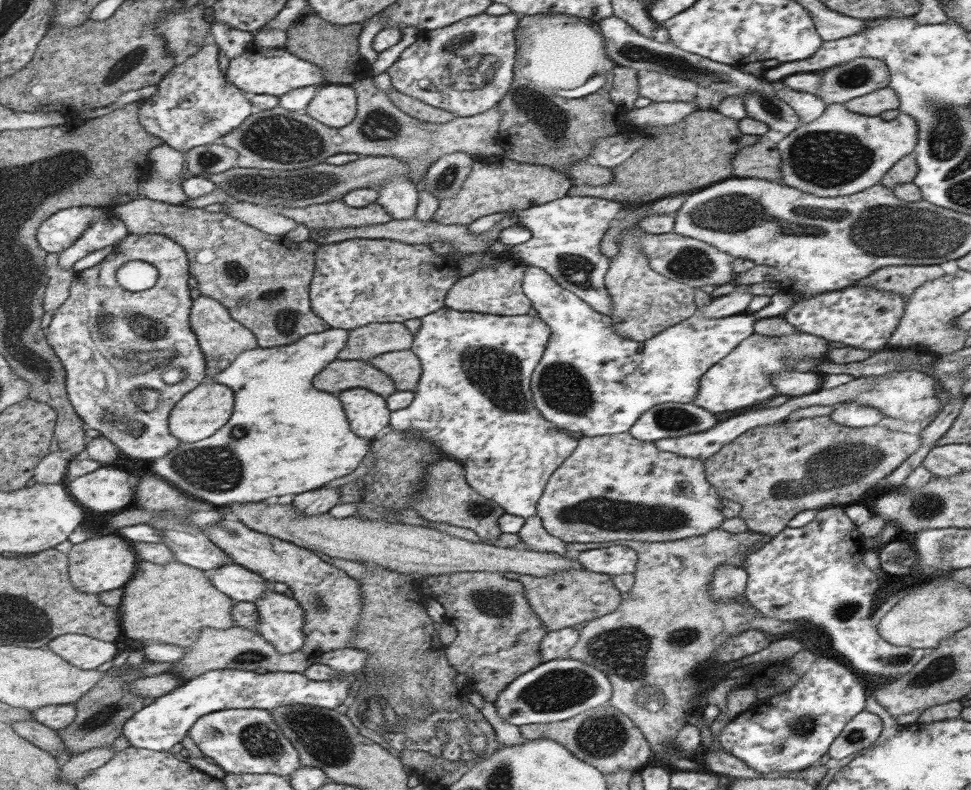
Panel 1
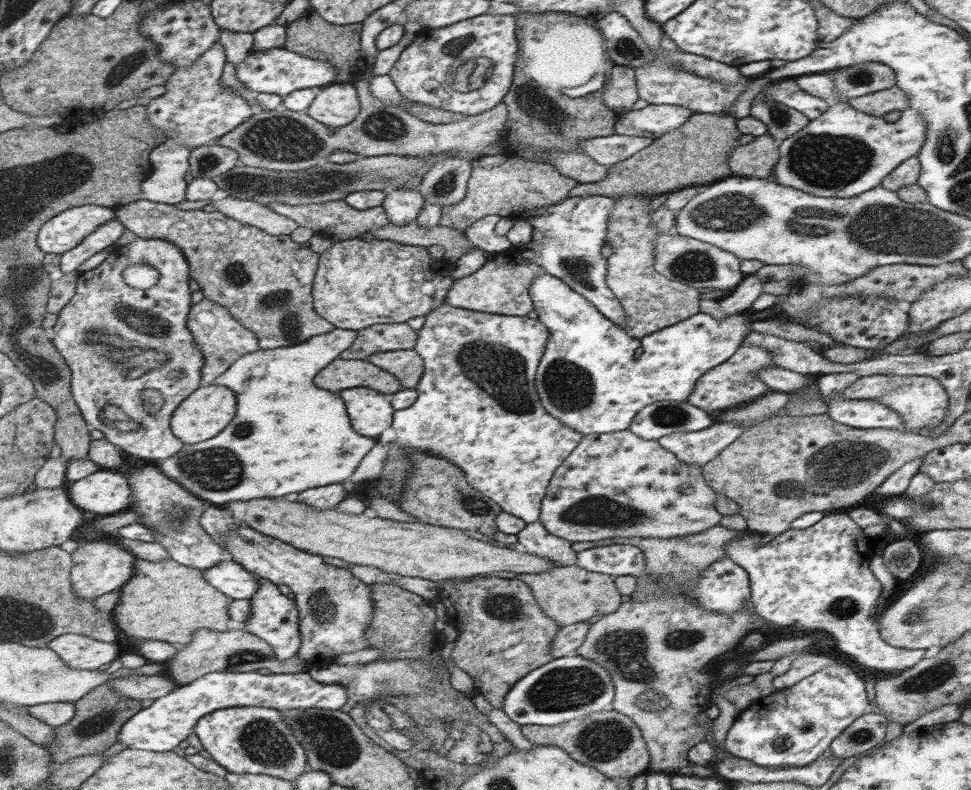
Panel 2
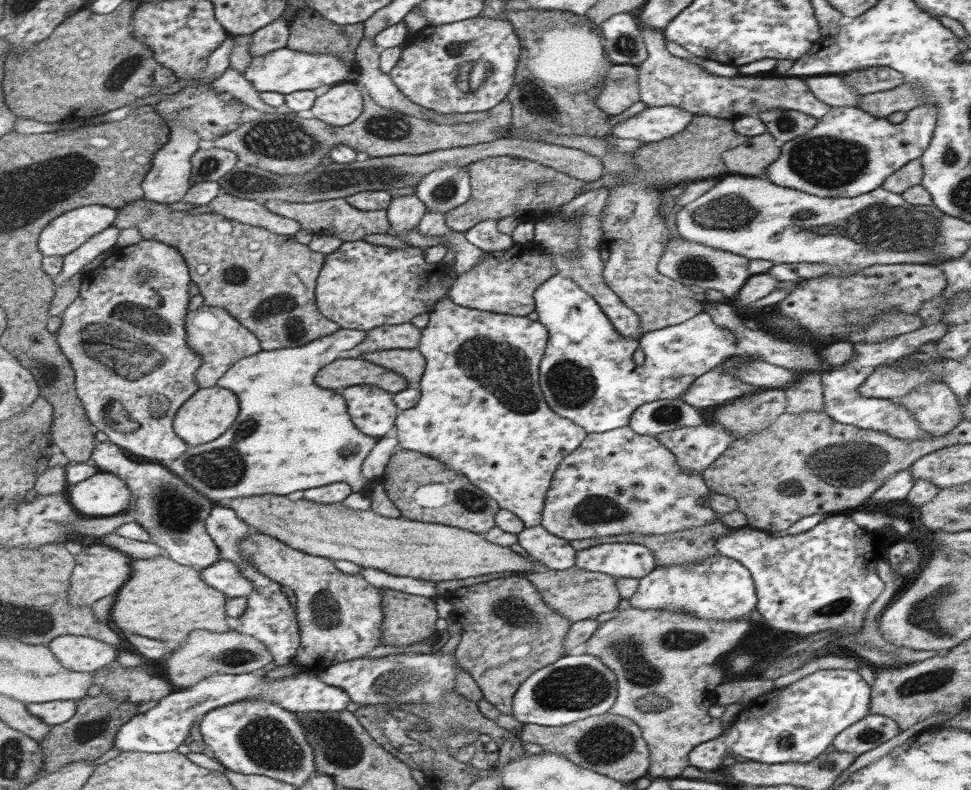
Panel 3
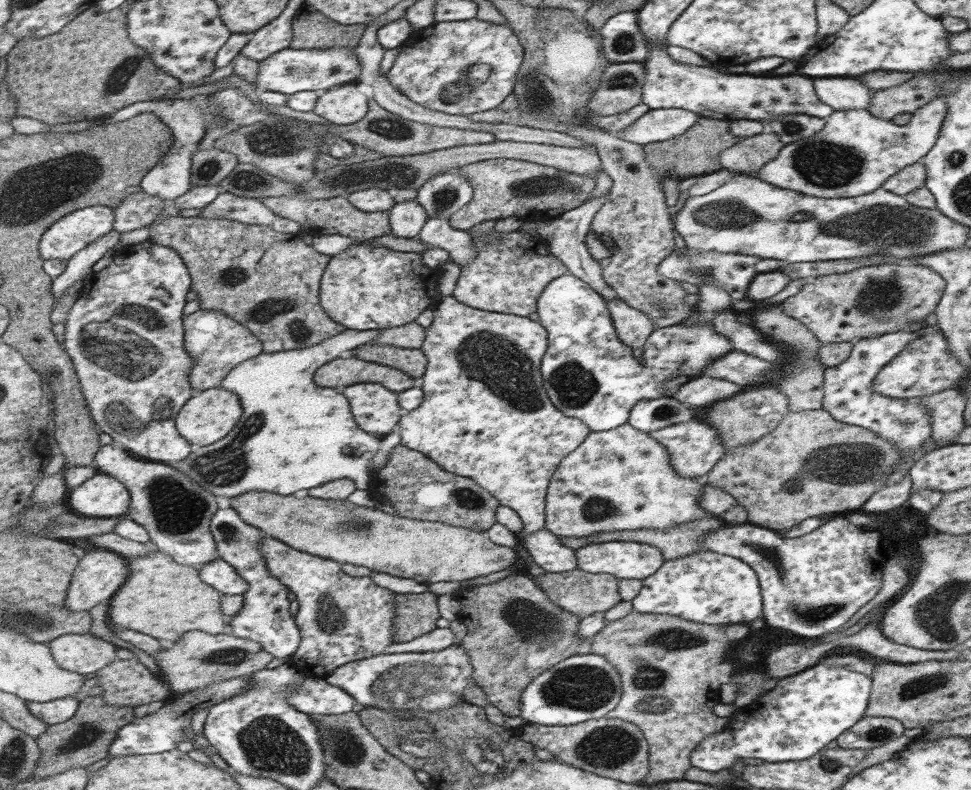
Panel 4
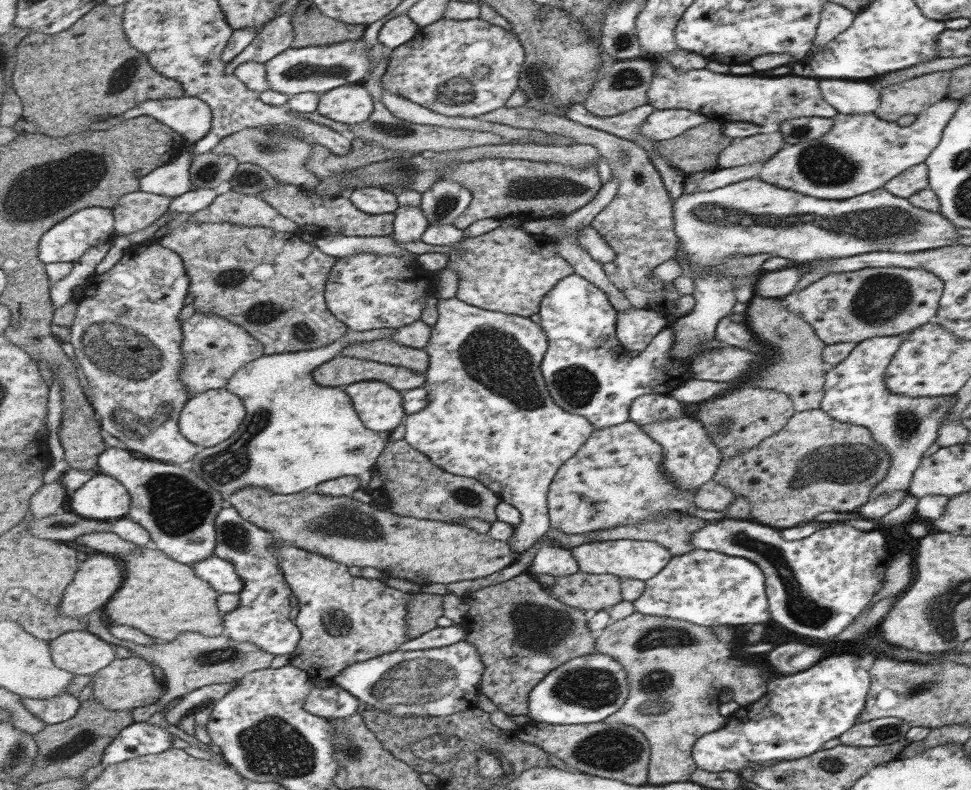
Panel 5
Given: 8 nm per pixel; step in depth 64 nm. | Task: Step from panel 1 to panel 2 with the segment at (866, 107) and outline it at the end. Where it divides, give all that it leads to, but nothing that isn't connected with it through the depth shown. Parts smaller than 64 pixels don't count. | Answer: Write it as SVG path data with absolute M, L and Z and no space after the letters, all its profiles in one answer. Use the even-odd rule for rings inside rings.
M897 87L879 90L847 100L851 109L857 110L865 115L882 118L891 111L903 111L908 101L904 93Z

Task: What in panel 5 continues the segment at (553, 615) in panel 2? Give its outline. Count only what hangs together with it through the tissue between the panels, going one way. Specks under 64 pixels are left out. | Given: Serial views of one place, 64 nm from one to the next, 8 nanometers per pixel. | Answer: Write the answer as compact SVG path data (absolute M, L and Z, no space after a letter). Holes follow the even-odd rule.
M575 572L570 576L554 577L555 582L545 592L559 603L577 610L604 610L618 604L620 577Z

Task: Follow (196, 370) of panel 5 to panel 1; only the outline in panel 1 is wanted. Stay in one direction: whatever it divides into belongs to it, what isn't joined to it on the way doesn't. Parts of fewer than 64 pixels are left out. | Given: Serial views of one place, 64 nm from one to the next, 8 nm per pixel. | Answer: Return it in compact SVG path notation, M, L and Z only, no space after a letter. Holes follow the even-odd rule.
M201 294L194 300L190 319L191 328L195 329L195 334L198 334L199 348L205 354L207 362L205 376L208 380L213 380L219 371L229 367L243 352L260 347L254 331L235 320L227 306L209 295Z

